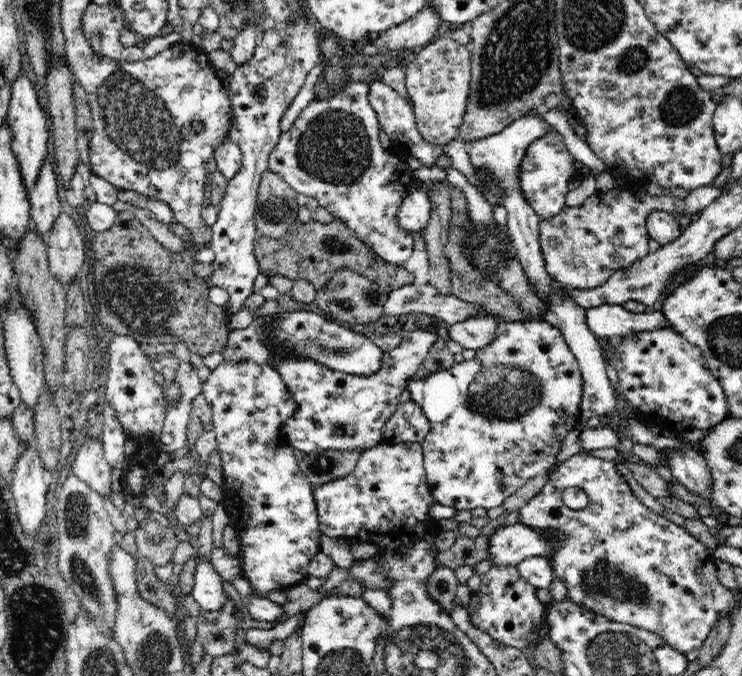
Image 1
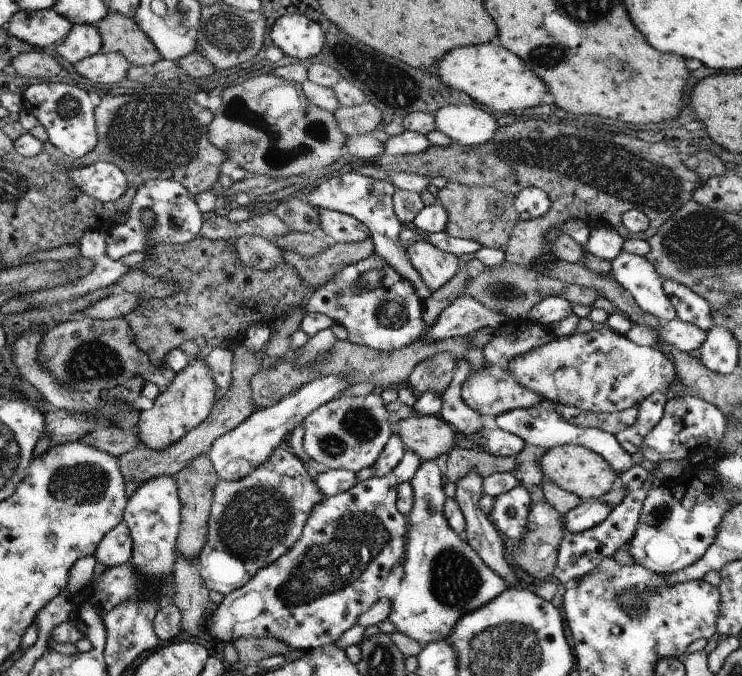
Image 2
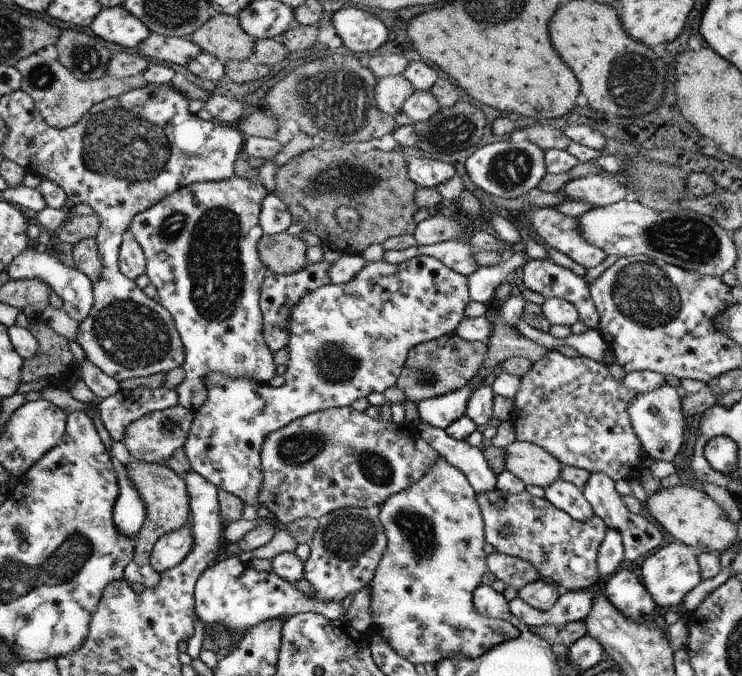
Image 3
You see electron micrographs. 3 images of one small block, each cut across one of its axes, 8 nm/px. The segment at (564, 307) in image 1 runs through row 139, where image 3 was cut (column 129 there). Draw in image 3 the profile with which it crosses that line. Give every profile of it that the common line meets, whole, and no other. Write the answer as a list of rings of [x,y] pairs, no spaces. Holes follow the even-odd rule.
[[[124,468],[117,474],[120,480],[120,498],[113,508],[113,524],[122,537],[134,537],[138,535],[145,523],[145,505],[138,495],[137,489],[133,488],[127,471]]]

